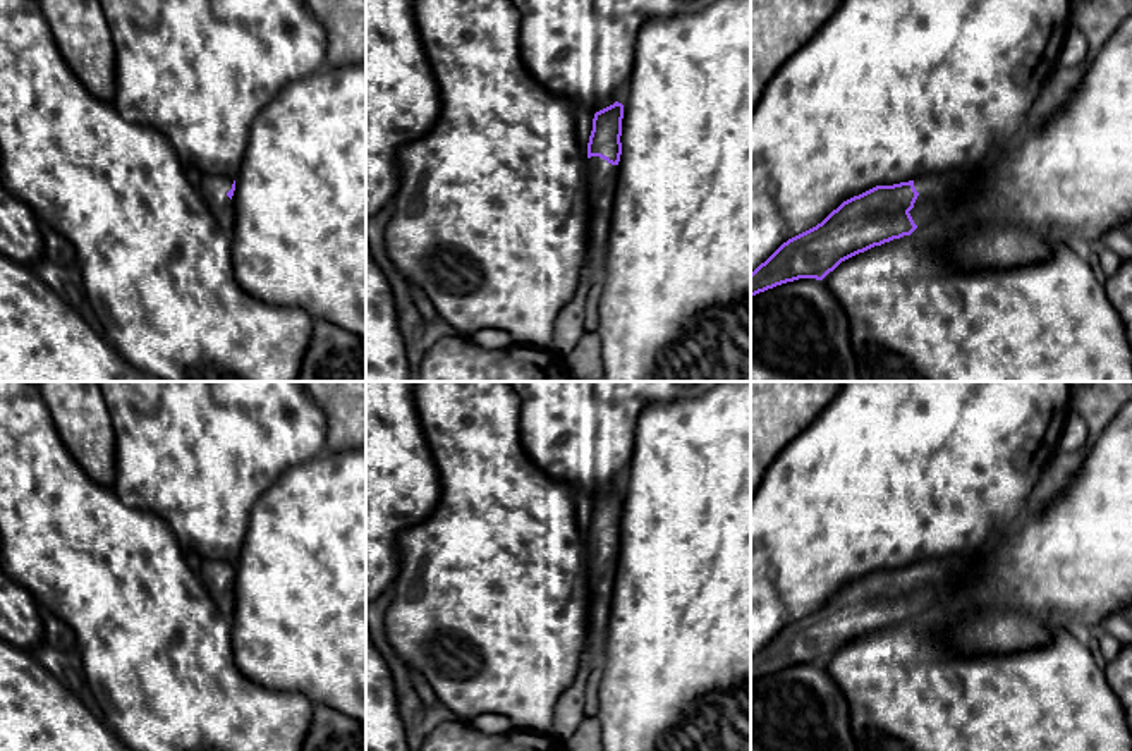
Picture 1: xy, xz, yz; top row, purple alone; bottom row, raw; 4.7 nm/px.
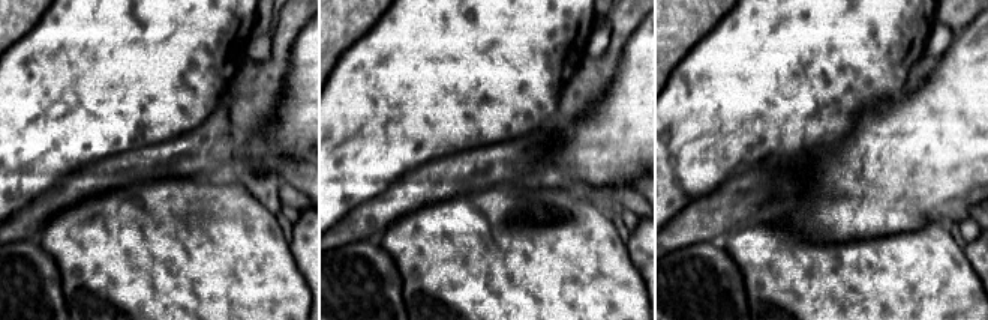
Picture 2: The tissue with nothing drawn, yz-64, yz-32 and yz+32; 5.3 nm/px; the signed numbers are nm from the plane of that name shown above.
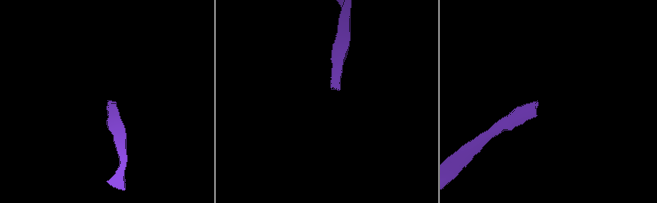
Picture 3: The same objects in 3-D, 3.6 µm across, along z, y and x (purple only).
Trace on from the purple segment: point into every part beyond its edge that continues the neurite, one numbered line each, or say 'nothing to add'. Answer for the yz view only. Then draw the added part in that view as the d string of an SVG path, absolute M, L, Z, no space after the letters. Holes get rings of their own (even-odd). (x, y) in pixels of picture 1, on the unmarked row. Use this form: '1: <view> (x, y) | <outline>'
1: yz (940, 581) | M969 553L914 564L914 572L919 577L914 593L909 596L914 608L919 612L953 603L964 581L974 571L976 559Z

